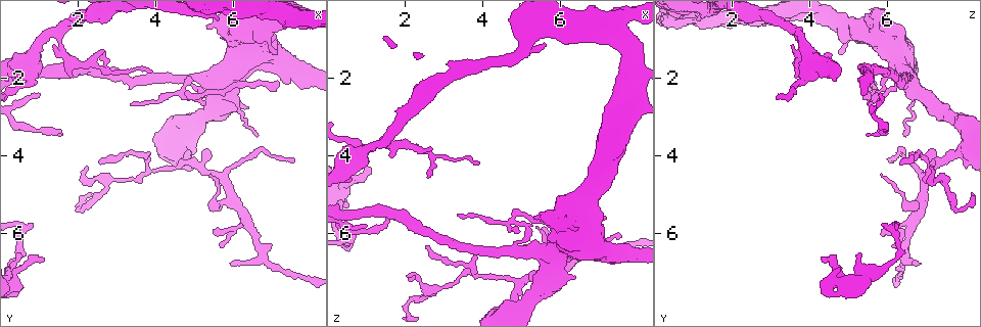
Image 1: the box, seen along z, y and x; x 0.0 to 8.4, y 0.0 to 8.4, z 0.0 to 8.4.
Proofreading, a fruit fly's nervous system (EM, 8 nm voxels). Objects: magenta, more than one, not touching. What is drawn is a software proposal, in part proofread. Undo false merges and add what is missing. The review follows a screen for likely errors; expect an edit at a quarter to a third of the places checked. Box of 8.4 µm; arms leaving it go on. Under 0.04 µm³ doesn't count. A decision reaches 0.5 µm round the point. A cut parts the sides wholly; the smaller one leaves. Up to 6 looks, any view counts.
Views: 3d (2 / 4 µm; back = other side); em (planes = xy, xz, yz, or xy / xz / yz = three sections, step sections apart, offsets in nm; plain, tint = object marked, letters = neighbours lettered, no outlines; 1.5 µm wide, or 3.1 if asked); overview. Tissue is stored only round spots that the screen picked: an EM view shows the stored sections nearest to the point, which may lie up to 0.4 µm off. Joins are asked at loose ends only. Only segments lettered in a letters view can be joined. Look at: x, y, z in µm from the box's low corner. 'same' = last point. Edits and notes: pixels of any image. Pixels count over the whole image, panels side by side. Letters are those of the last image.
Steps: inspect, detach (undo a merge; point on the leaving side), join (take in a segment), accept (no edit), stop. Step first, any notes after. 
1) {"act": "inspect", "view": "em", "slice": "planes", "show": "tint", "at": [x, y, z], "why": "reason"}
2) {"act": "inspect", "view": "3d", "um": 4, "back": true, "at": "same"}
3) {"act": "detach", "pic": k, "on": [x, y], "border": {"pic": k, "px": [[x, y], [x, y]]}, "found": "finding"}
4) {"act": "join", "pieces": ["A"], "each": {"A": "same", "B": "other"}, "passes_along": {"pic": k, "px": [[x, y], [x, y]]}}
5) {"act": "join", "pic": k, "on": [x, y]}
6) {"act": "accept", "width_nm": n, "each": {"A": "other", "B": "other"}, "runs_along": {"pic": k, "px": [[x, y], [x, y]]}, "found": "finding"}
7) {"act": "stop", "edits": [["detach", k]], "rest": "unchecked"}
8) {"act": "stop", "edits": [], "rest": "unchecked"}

{"act": "inspect", "view": "em", "slice": "xz", "step": 8, "show": "tint", "at": [7.15, 1.35, 4.75], "why": "free end"}

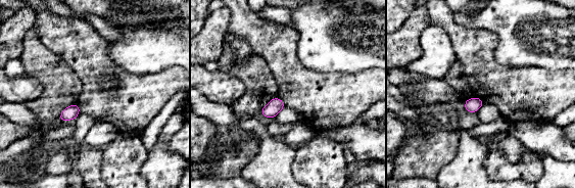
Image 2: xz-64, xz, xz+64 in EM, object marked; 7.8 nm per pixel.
{"act": "inspect", "view": "em", "slice": "planes", "show": "letters", "at": "same"}

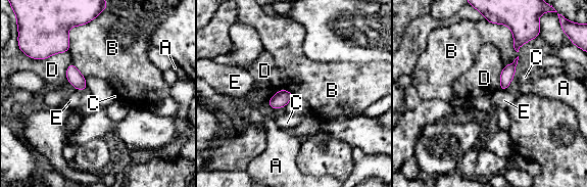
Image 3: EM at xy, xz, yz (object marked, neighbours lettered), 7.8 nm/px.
{"act": "accept", "each": {"A": "other", "B": "other", "C": "other", "D": "other", "E": "other"}, "border": {"pic": 3, "px": [[89, 21], [68, 30], [68, 50]]}, "found": "no lettered segment goes on from it"}

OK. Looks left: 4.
{"act": "inspect", "view": "em", "slice": "planes", "show": "letters", "at": [4.90, 2.00, 6.40], "why": "side arm on a straight run"}

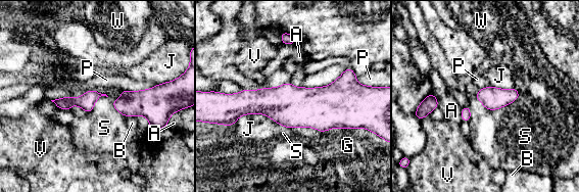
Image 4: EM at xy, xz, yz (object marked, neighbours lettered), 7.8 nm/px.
{"act": "accept", "each": {"A": "other", "B": "other", "G": "other", "J": "other", "P": "other", "S": "other", "V": "other", "W": "other"}, "runs_along": {"pic": 4, "px": [[354, 93], [336, 103], [232, 103]]}, "found": "all the same neuron"}

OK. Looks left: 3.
{"act": "inspect", "view": "3d", "um": 4, "at": [1.00, 6.65, 4.30], "why": "an open end"}

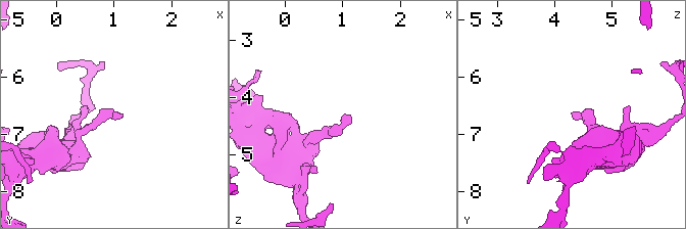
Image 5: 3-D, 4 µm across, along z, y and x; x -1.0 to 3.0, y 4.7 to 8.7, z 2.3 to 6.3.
{"act": "inspect", "view": "em", "slice": "planes", "show": "letters", "at": [1.00, 6.65, 4.30], "why": "need the tissue"}

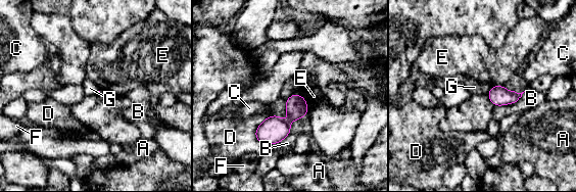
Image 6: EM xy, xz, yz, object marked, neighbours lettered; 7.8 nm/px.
{"act": "accept", "each": {"A": "other", "B": "other", "C": "other", "D": "other", "E": "other", "F": "other", "G": "other"}, "border": {"pic": 6, "px": [[294, 93], [286, 100]]}, "found": "none of them fits"}

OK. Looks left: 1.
{"act": "stop", "edits": [], "rest": "unchecked"}

